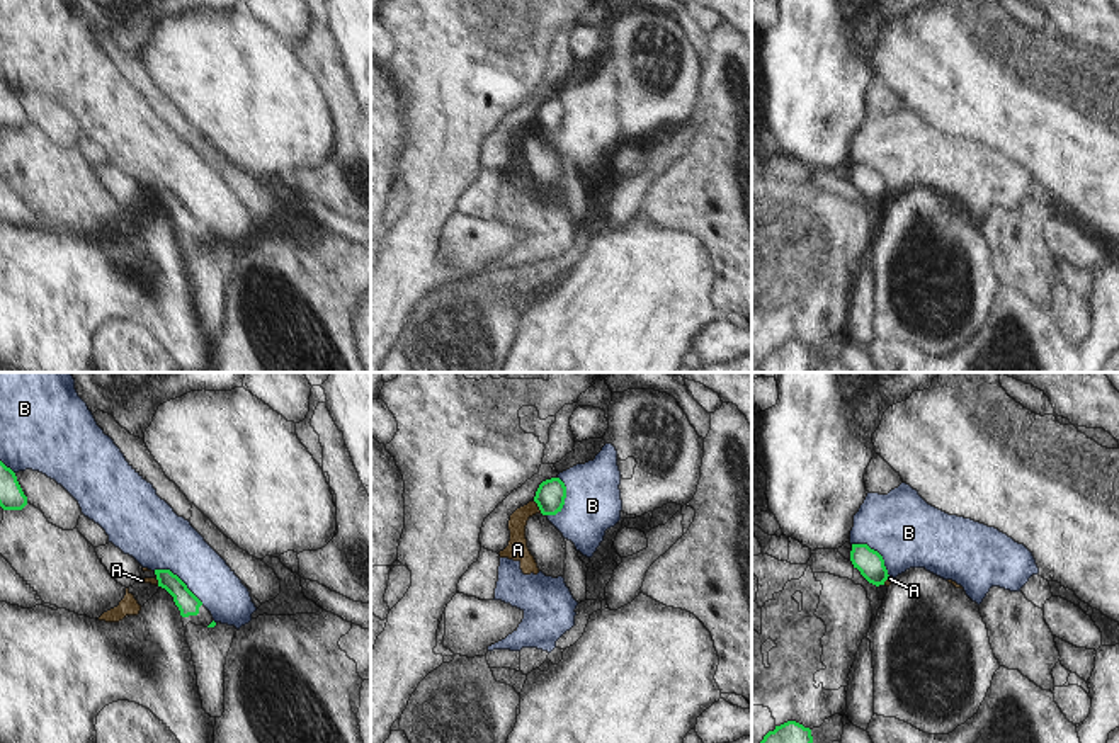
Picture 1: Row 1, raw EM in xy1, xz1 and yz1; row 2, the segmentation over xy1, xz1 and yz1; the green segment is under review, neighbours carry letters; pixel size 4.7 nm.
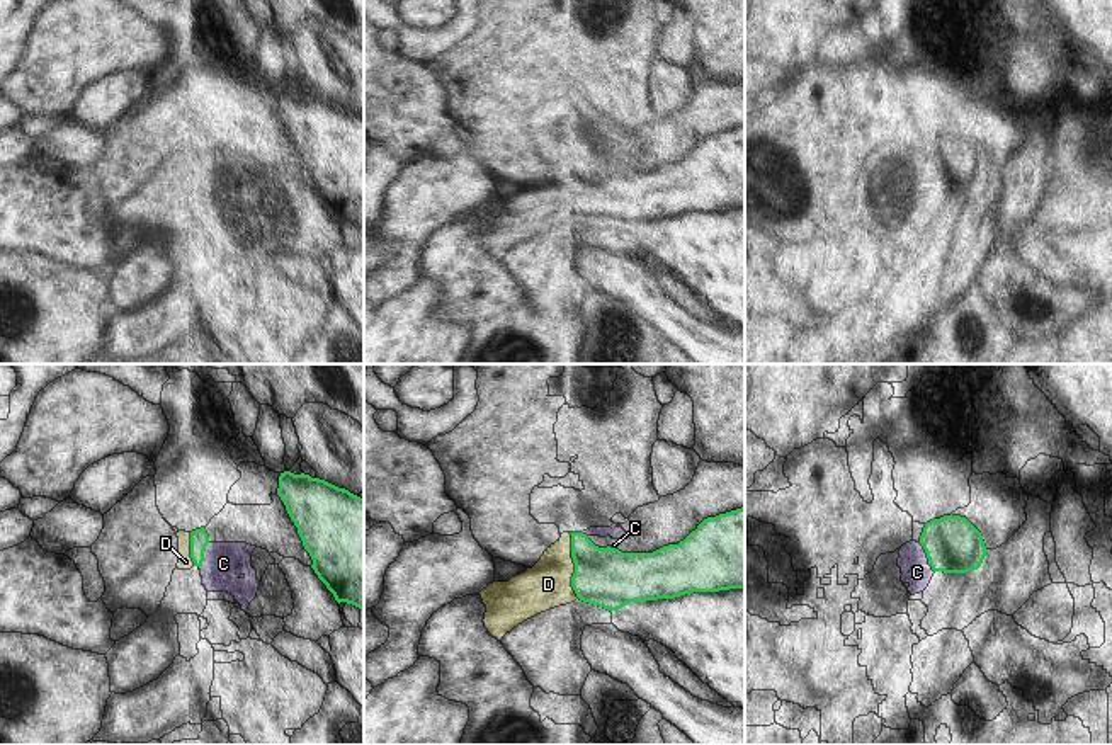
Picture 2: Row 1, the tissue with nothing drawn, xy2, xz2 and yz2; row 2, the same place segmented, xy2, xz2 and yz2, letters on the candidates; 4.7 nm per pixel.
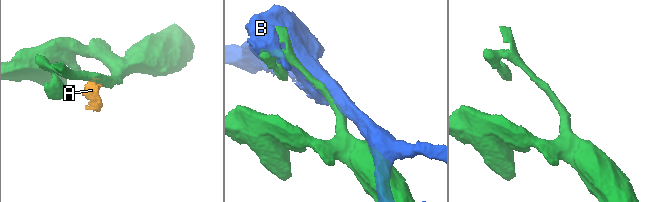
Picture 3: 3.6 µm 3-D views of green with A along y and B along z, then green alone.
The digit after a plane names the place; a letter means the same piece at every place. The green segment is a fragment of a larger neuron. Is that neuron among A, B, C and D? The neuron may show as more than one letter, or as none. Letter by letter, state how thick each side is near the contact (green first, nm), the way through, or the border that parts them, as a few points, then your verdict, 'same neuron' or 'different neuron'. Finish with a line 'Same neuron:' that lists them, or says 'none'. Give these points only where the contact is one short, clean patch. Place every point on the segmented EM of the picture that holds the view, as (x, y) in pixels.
A: 140/100 nm | along xz1 (534, 500), (541, 512) | different neuron
B: 100/300 nm | different neuron
C: 260/140 nm | different neuron
D: 280/220 nm | across xz2 (606, 577), (589, 574), (575, 565), (548, 584) | same neuron
Same neuron: D

